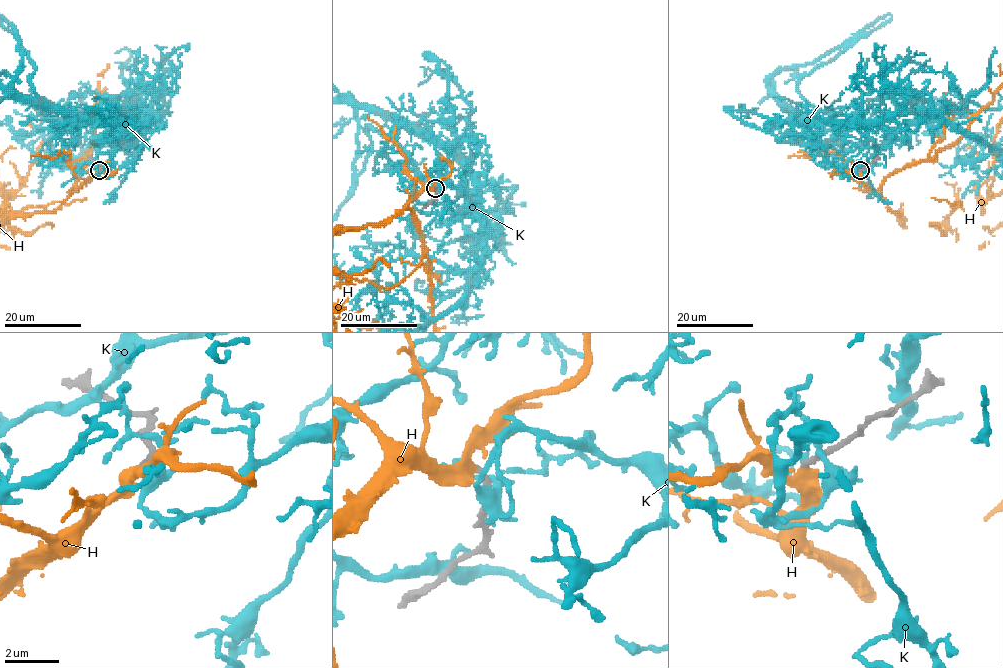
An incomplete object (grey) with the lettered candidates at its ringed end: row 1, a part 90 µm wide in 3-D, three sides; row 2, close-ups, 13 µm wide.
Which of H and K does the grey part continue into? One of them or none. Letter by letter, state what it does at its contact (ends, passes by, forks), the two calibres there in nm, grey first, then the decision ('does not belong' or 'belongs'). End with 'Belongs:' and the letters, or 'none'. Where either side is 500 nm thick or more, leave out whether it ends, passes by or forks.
H: it passes by | 200/380 nm | belongs
K: it forks | 280/260 nm | does not belong
Belongs: H

